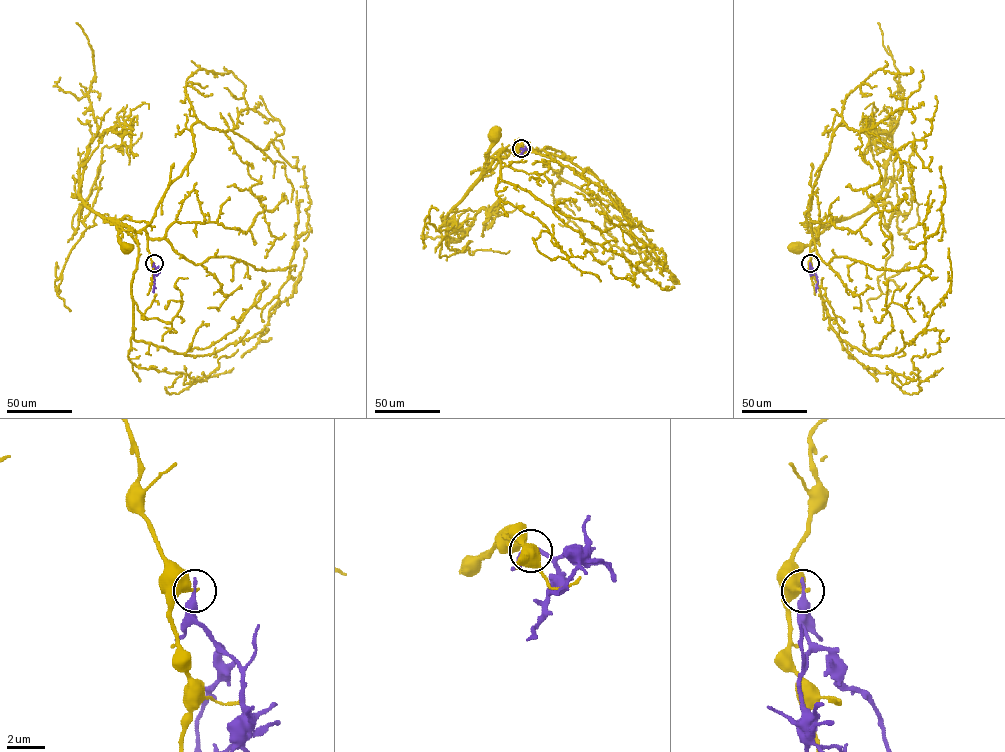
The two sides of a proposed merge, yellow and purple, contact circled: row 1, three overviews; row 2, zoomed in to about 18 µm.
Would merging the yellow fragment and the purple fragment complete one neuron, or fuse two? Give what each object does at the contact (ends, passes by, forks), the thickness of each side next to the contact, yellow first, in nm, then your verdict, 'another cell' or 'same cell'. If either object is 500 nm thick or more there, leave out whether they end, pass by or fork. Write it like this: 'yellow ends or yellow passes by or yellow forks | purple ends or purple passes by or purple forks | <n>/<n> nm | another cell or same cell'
yellow ends | purple ends | 320/400 nm | another cell

